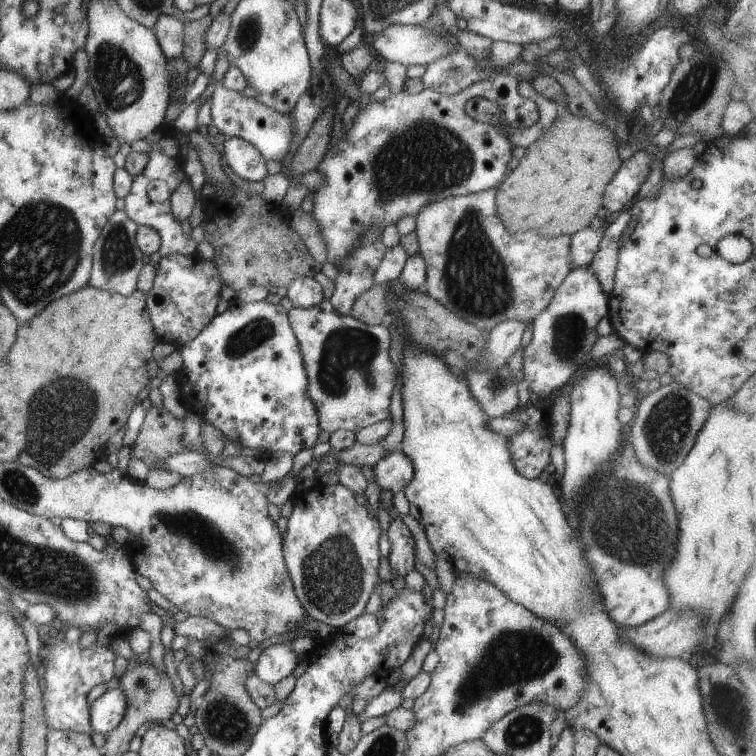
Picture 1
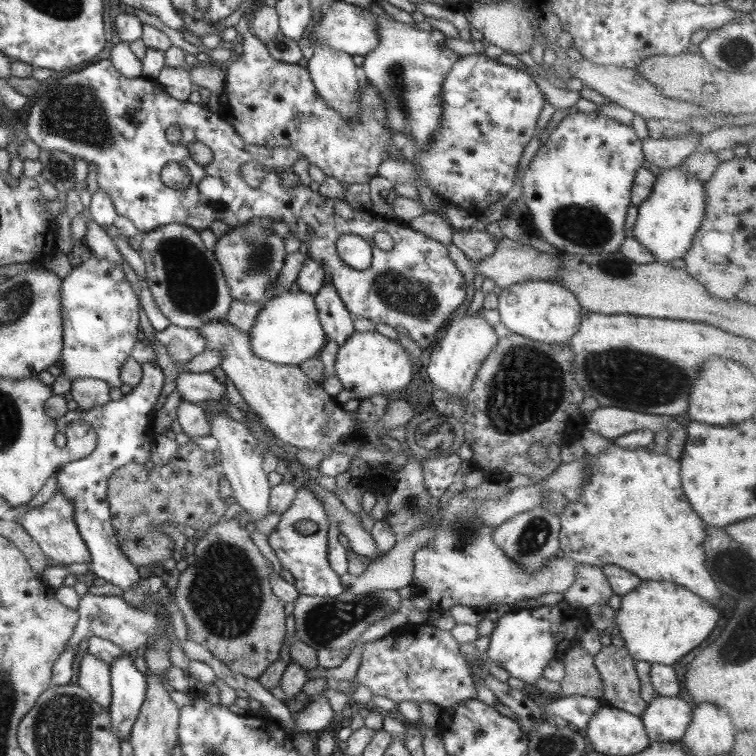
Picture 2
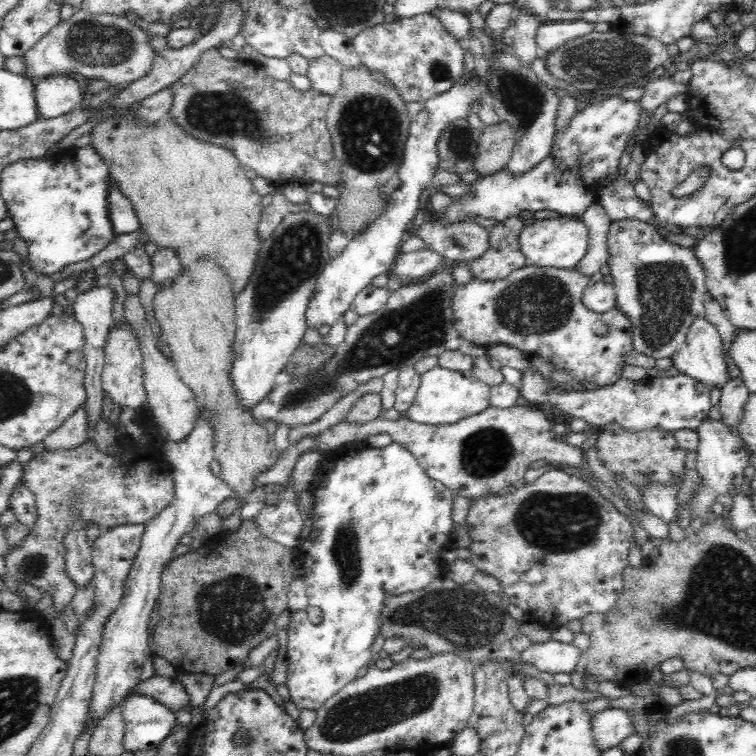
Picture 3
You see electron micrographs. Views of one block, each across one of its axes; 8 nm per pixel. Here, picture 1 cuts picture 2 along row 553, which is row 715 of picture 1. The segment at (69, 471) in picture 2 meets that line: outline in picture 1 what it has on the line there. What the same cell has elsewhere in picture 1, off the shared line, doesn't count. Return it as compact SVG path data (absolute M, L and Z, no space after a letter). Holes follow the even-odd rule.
M108 688L90 704L89 724L93 732L106 735L111 732L125 714L125 696L119 688Z

